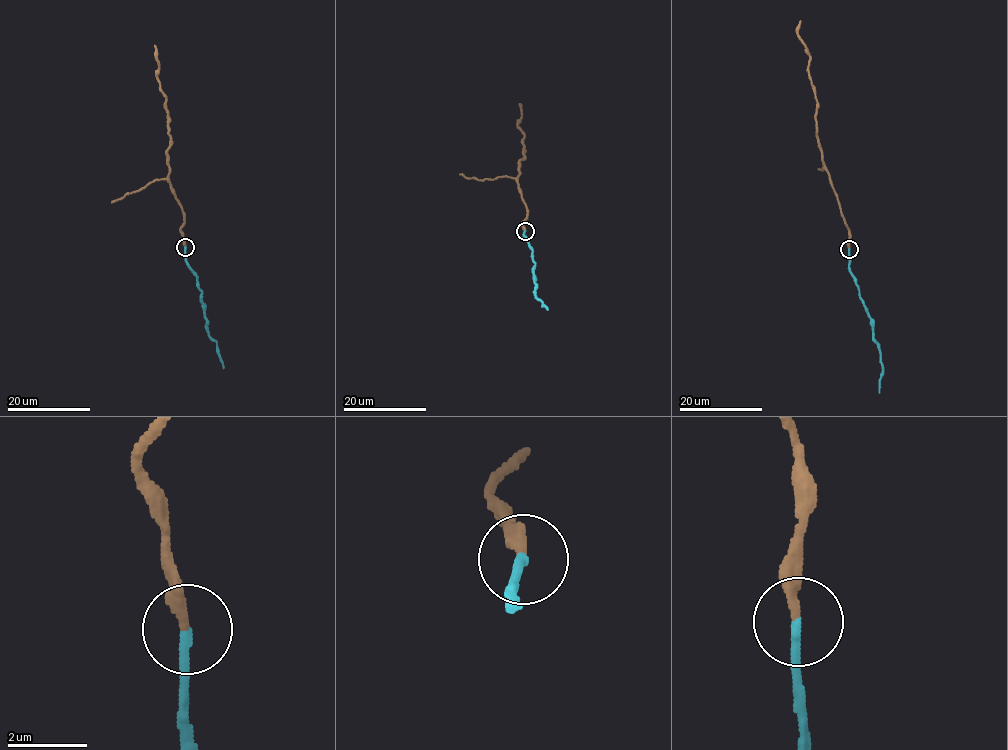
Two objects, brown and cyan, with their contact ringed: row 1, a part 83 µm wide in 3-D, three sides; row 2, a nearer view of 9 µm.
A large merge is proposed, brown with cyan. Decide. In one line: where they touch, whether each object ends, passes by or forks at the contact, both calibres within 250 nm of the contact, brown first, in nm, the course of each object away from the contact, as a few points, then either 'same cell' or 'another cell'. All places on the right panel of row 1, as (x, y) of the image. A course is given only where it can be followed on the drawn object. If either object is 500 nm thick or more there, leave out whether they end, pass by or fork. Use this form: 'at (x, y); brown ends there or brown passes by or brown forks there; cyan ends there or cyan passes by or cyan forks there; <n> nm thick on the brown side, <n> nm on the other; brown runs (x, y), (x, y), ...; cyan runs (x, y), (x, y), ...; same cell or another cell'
at (849, 249); brown ends there; cyan ends there; 240 nm thick on the brown side, 240 nm on the other; brown runs (849, 248), (849, 230), (816, 134), (817, 100), (808, 73), (809, 53), (797, 33), (801, 21); cyan runs (849, 248), (849, 267), (880, 352), (882, 375), (878, 393); same cell

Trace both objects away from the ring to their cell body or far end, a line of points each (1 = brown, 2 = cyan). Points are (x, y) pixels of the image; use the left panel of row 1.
1: (185, 247), (181, 230), (183, 212), (168, 174), (169, 114), (156, 74), (159, 66), (155, 45)
2: (185, 247), (185, 261), (202, 292), (208, 336), (216, 342), (223, 368)

